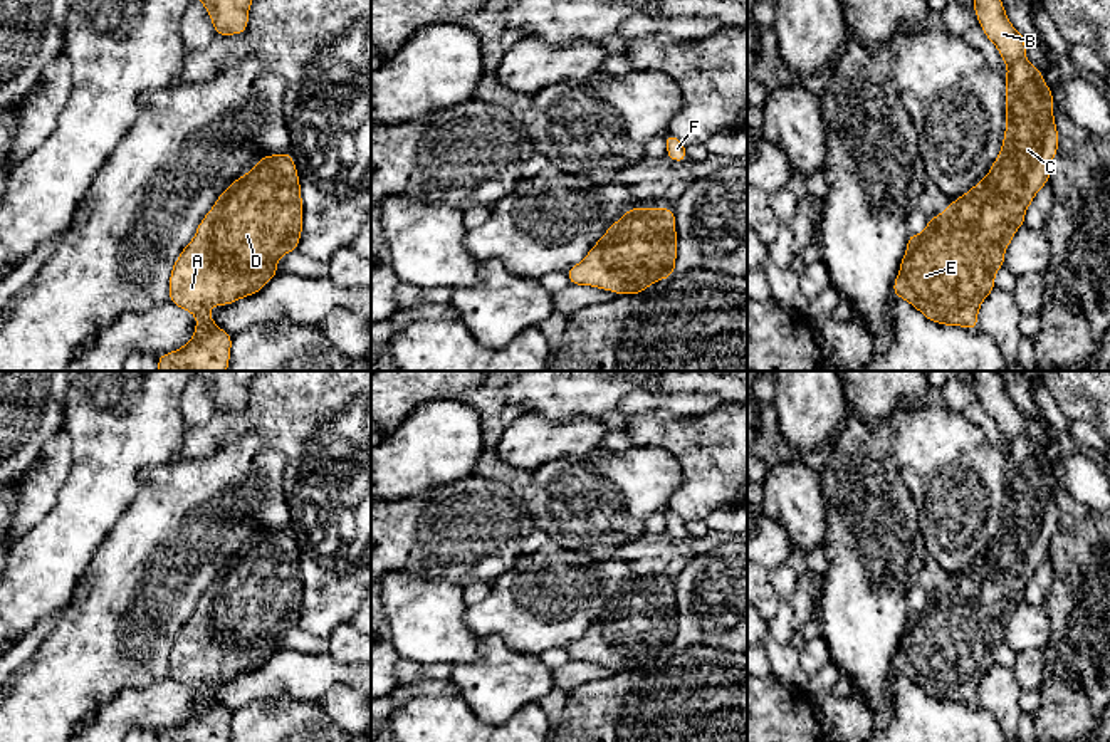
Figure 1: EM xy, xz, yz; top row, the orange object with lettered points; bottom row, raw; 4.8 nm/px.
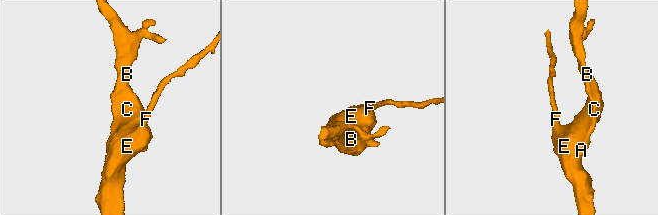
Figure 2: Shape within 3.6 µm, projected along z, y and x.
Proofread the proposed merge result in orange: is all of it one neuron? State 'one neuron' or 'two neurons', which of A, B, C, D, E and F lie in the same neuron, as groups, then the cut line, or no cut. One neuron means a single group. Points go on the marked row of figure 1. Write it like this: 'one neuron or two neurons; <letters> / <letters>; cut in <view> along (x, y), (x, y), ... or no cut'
one neuron; A B C D E F; no cut

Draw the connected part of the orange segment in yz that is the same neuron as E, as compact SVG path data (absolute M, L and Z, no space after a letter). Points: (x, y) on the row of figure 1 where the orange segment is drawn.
M972 0L977 22L1008 64L1006 131L1001 154L987 176L954 200L944 213L930 218L920 235L908 235L900 272L893 280L895 297L902 297L929 321L944 326L977 327L982 300L996 289L994 275L1004 267L1004 250L1016 230L1024 225L1026 208L1050 181L1058 153L1058 129L1053 116L1053 94L1043 72L1026 60L1026 39L1011 25L1001 0Z

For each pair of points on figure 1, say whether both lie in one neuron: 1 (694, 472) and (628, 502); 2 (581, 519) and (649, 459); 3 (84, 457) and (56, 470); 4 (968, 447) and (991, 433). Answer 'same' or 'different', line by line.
1: different
2: same
3: different
4: different

